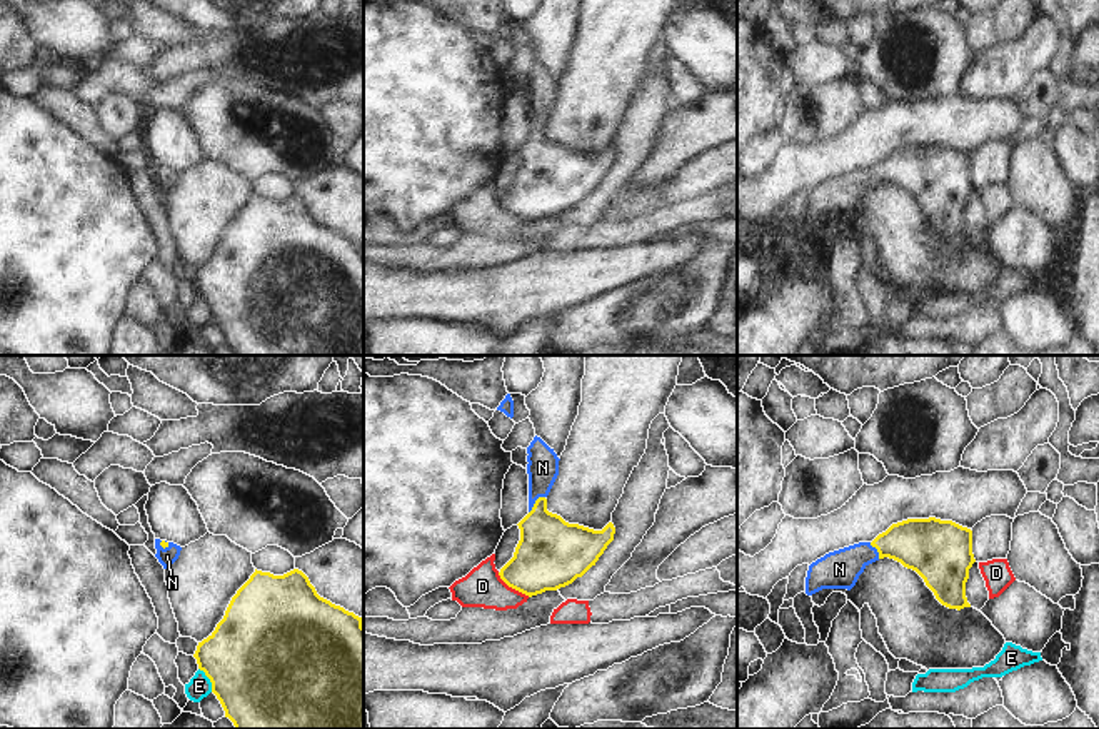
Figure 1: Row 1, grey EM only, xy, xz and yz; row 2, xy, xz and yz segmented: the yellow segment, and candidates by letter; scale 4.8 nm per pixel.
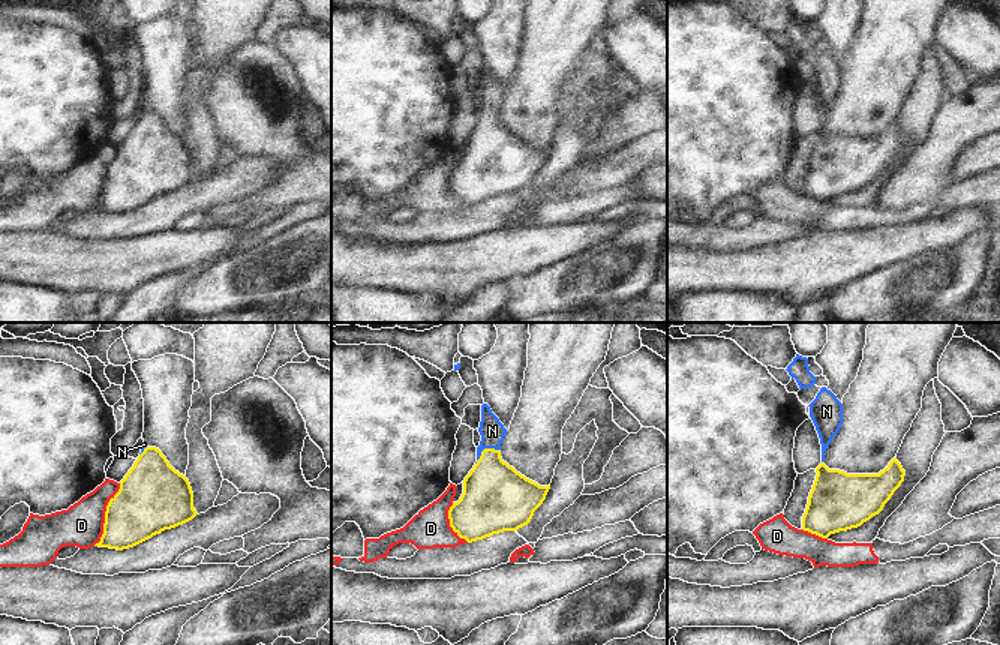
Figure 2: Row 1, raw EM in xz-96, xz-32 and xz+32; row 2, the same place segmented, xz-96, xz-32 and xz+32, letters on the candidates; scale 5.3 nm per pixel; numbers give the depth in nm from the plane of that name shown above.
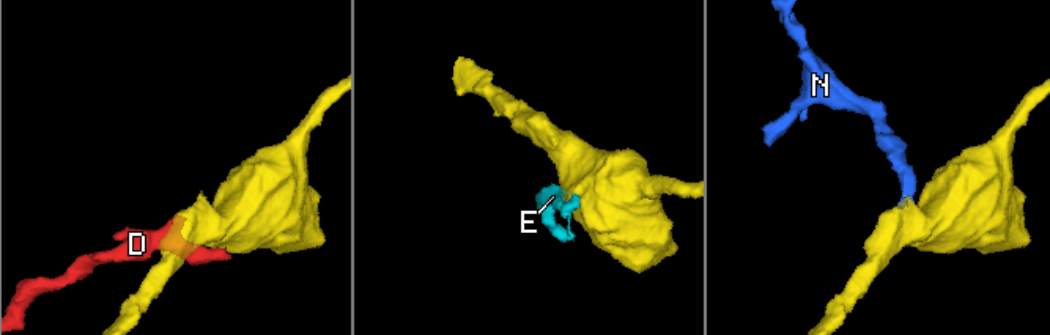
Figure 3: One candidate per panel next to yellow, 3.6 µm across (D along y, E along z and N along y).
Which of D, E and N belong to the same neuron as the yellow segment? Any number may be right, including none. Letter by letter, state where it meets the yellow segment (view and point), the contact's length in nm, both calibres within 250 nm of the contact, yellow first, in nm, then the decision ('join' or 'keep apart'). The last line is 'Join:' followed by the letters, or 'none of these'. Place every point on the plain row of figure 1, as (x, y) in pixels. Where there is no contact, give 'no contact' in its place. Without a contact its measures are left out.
D: meets yellow in xz at (512, 214); contact 200 nm long; 340 nm thick on the yellow side, 190 nm on the other; keep apart
E: meets yellow in xy at (209, 304); contact 140 nm long; 500 nm thick on the yellow side, 110 nm on the other; keep apart
N: meets yellow in xz at (536, 129); contact 120 nm long; 320 nm thick on the yellow side, 150 nm on the other; join
Join: N

